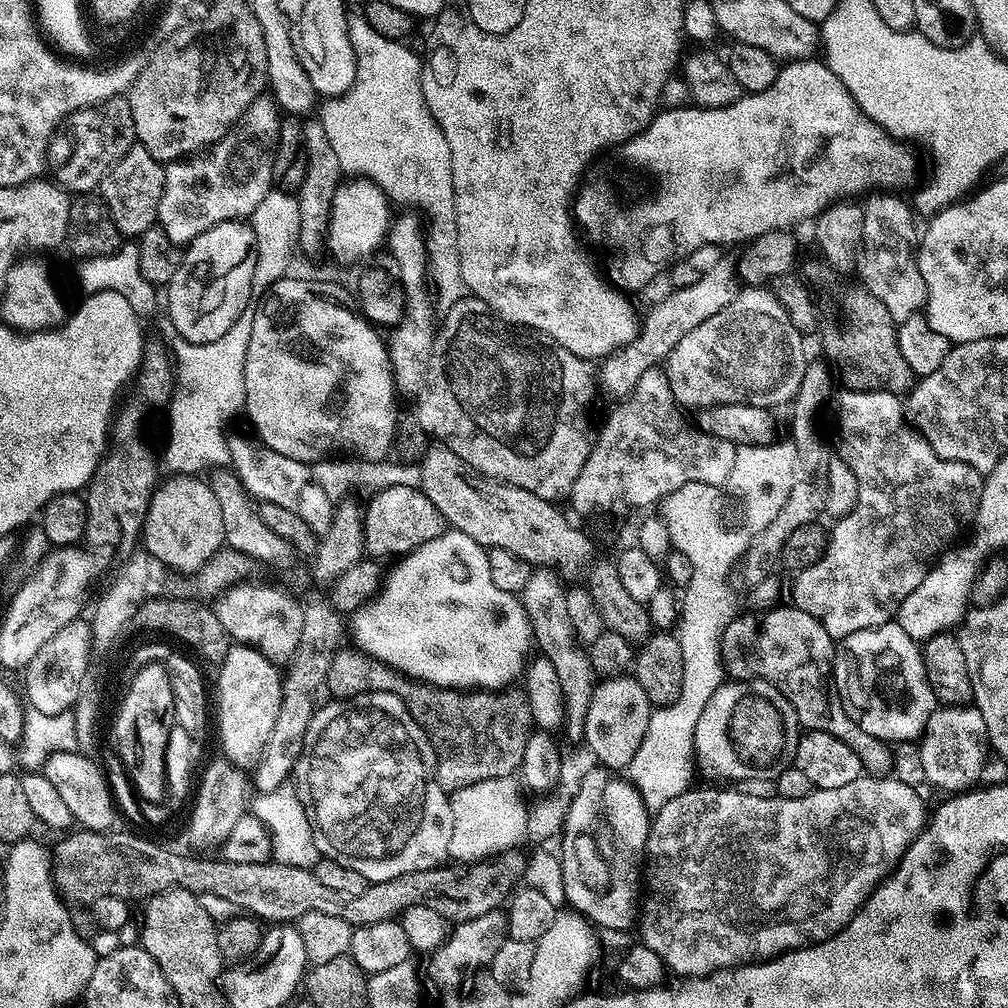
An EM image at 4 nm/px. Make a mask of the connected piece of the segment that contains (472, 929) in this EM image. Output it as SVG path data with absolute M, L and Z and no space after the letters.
M495 910L482 914L473 920L456 924L451 929L447 942L431 953L428 968L432 971L432 980L440 991L440 996L448 1004L459 1005L462 999L460 983L464 980L464 972L475 973L491 965L494 954L498 954L498 946L508 939L508 918L503 911Z

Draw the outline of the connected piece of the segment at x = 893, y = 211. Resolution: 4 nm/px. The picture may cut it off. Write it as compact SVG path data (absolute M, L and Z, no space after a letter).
M872 194L863 201L864 238L858 257L858 277L868 293L886 306L890 318L899 322L917 315L927 305L928 291L916 265L913 241L908 241L912 236L913 209L907 199L899 200L896 196L899 195Z

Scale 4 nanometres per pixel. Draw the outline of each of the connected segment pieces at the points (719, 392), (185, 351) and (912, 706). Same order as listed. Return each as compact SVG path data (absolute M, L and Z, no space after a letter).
M764 286L745 287L734 298L734 302L730 302L730 306L722 306L722 310L718 310L718 314L714 314L714 318L706 318L706 322L702 322L702 326L694 326L694 330L690 330L690 334L681 336L679 342L668 353L666 357L666 371L668 381L670 382L670 390L674 394L677 405L683 406L685 409L693 408L693 410L699 410L702 408L713 408L719 404L745 404L746 406L771 409L775 409L777 407L776 404L785 403L784 405L787 405L796 399L798 386L802 386L804 366L806 363L806 357L804 357L804 340L805 337L796 329L796 320L778 302L778 298L771 290Z
M249 306L238 314L234 326L215 342L177 343L174 352L174 376L178 387L167 405L168 445L162 452L162 464L172 474L200 474L207 464L224 466L229 463L224 423L244 407L244 375L246 350L250 347L250 329L254 327L255 307Z
M895 622L870 630L858 630L839 641L836 644L836 659L832 661L832 678L846 714L850 714L850 718L858 722L858 726L862 726L866 734L874 734L874 738L879 740L915 741L923 736L930 714L938 707L934 690L930 690L926 678L921 645L912 640L910 634L906 634L906 630L902 630L902 626Z

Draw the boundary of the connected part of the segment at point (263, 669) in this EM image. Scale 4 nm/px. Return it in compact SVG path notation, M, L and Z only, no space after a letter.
M232 646L225 660L218 665L218 672L220 677L216 680L216 696L220 701L216 704L216 720L220 723L220 744L224 747L222 756L241 770L255 769L260 752L266 746L266 738L270 738L270 730L274 730L274 722L278 722L280 700L284 697L280 689L281 669L271 664L256 648Z

